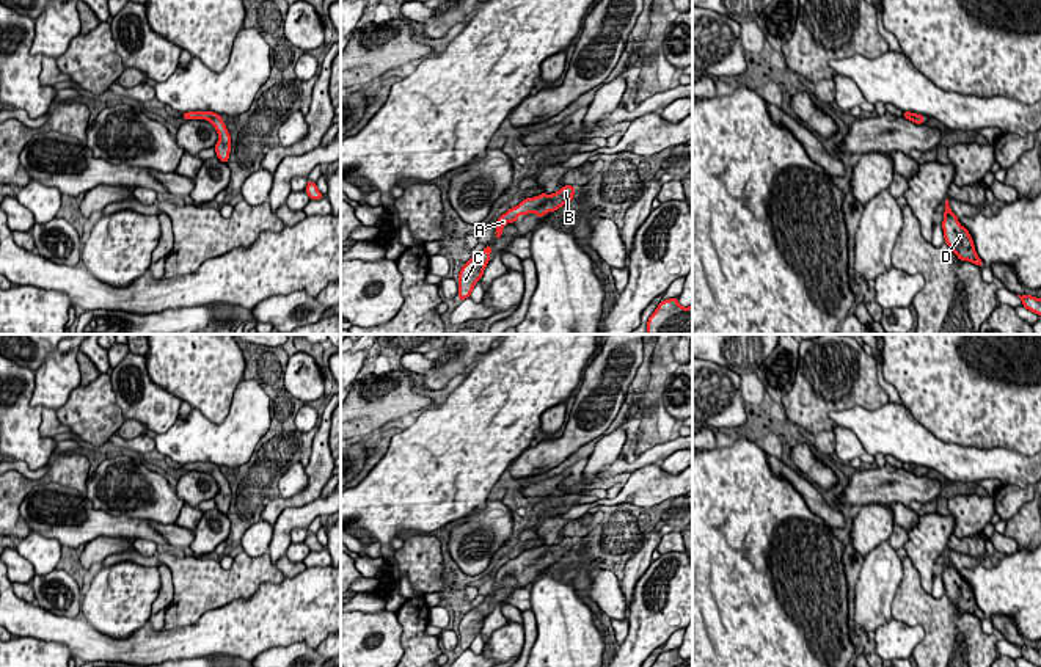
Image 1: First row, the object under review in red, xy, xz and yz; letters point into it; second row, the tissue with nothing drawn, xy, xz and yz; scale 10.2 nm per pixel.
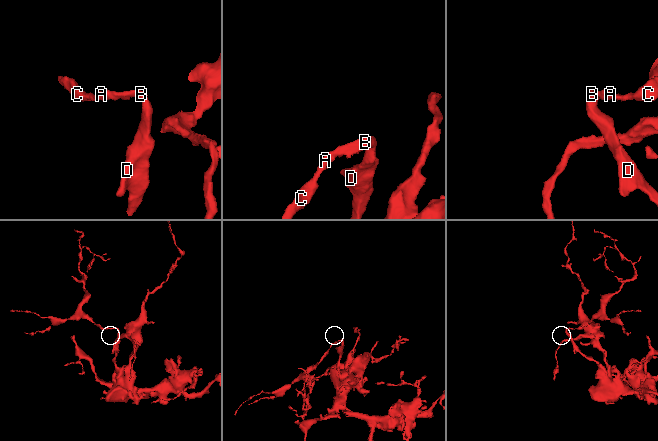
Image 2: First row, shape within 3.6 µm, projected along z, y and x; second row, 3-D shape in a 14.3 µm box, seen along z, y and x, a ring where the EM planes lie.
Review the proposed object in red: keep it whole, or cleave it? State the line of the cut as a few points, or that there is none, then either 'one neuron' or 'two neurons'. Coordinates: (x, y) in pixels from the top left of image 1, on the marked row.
no cut | one neuron

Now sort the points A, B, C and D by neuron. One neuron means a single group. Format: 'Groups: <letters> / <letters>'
Groups: A B C D

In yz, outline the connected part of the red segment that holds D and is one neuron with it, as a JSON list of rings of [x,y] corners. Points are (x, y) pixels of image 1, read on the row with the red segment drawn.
[[[948,199],[945,201],[945,217],[942,221],[944,239],[950,250],[958,256],[959,261],[972,262],[983,267],[983,261],[975,251],[973,240],[969,231],[959,224],[958,217],[952,212]]]

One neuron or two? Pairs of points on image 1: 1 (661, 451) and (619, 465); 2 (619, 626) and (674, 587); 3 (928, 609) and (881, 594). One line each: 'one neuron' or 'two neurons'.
1: one neuron
2: two neurons
3: two neurons

